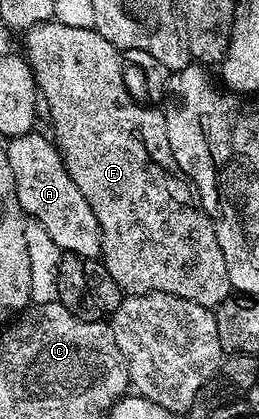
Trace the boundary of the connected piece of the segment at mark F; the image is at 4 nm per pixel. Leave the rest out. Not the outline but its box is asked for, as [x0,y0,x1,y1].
[22,20,233,308]

